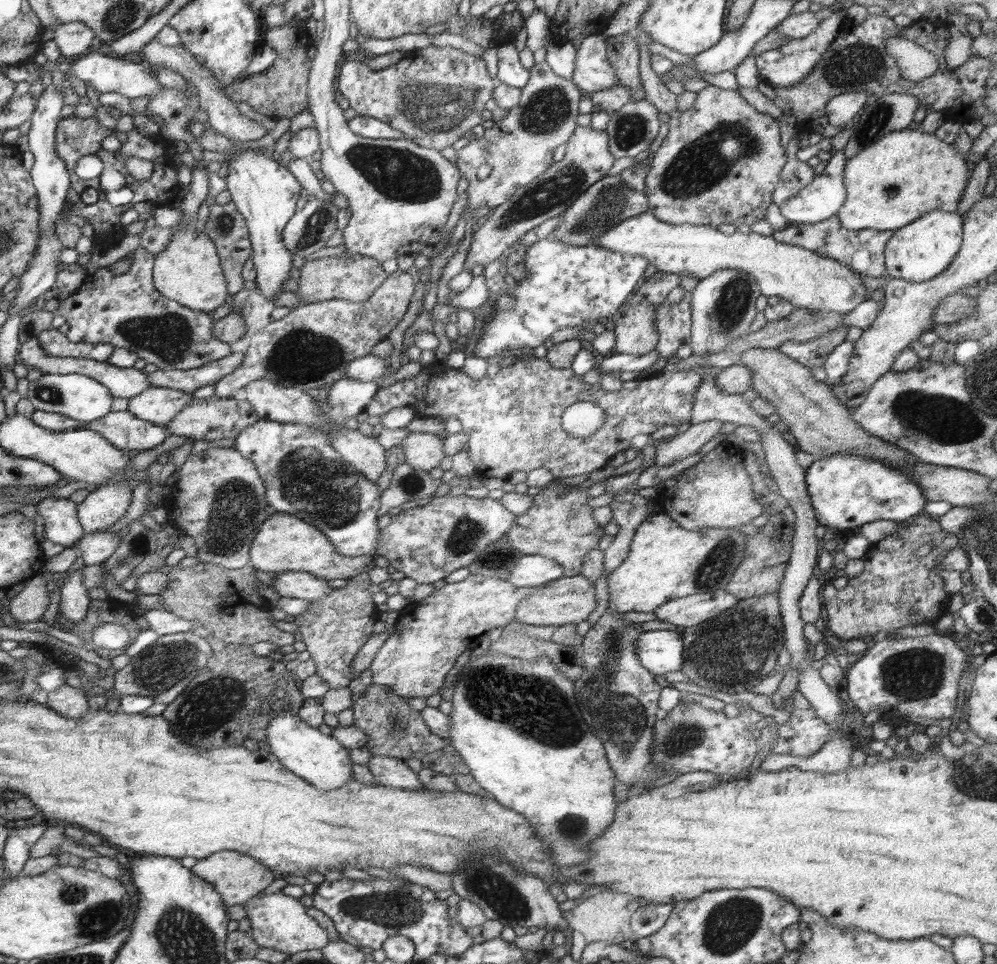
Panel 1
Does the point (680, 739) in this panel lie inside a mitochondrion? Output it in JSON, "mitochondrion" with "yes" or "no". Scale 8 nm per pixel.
{"mitochondrion":"yes"}

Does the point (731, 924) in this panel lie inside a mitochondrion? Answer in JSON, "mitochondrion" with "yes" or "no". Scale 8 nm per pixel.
{"mitochondrion":"yes"}

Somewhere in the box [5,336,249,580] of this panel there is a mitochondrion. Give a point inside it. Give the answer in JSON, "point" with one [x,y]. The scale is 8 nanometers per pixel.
{"point":[49,394]}

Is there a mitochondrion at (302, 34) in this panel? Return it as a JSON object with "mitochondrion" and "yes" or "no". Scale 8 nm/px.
{"mitochondrion":"no"}

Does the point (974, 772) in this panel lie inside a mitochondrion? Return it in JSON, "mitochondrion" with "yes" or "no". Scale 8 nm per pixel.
{"mitochondrion":"yes"}

